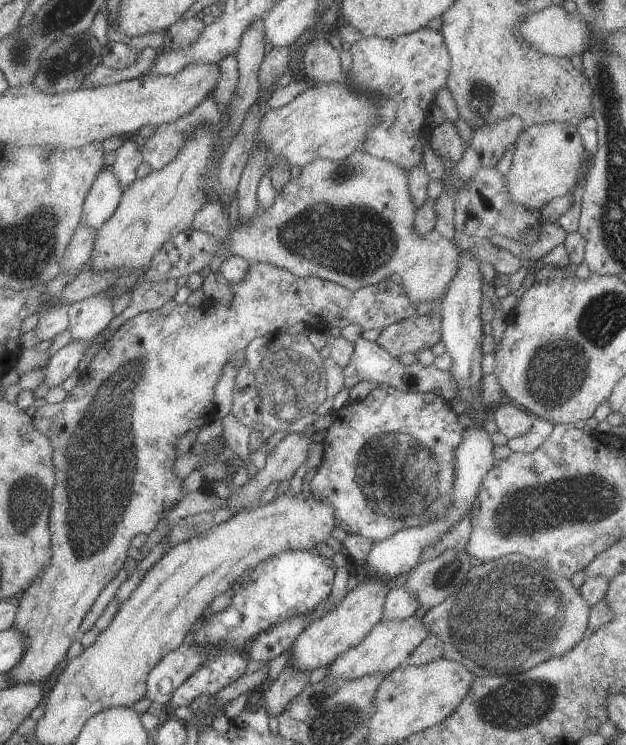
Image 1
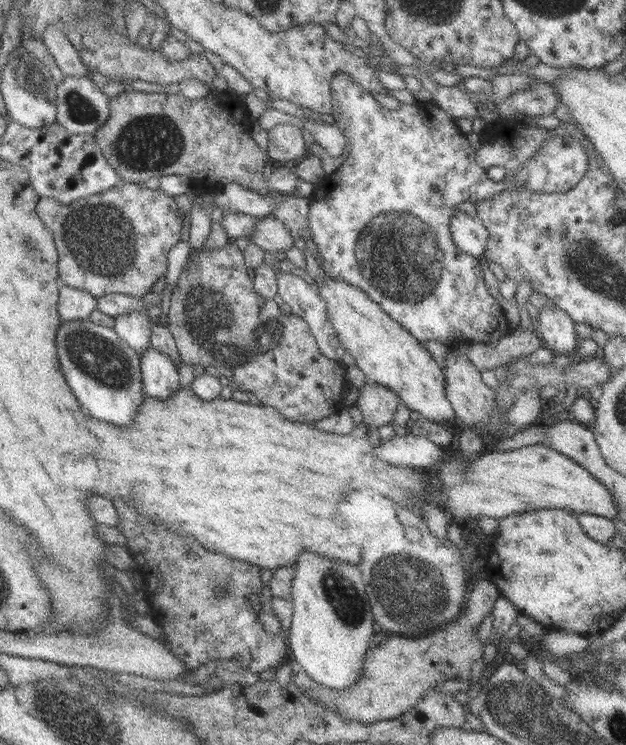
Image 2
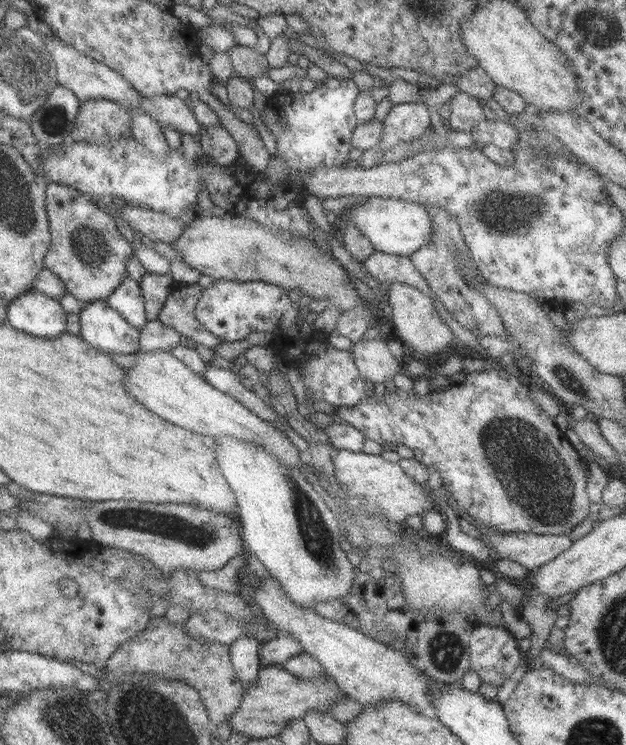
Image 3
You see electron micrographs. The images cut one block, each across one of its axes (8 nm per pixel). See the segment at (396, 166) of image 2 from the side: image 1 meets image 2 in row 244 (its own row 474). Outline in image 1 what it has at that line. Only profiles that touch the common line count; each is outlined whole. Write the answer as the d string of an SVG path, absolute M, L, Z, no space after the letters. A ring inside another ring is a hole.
M382 383L374 388L366 398L361 401L351 401L340 409L334 410L334 420L327 428L323 443L323 462L316 471L316 475L309 482L311 494L317 499L331 504L335 508L335 519L338 528L343 528L347 533L362 535L373 541L390 538L398 531L410 527L421 527L427 522L440 519L449 513L453 503L453 486L455 485L455 452L456 447L463 441L465 428L458 422L458 416L451 407L450 402L444 400L436 393L421 393L408 391L407 393Z

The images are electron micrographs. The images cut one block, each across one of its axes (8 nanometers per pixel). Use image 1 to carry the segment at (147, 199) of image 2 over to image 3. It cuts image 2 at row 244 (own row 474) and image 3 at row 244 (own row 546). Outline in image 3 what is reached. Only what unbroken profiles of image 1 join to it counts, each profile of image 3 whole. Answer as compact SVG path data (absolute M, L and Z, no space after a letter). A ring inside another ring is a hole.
M59 182L47 183L46 210L51 228L52 242L44 257L44 264L56 276L59 276L67 288L78 300L89 303L95 300L106 300L124 278L129 274L126 271L126 260L134 257L132 245L122 237L120 230L108 208L97 204L93 199L85 196L79 190L60 184Z

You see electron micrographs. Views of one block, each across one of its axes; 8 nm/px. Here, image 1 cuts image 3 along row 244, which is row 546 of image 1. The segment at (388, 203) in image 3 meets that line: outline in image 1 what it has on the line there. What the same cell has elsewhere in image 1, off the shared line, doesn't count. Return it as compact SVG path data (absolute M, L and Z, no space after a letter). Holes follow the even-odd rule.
M474 421L474 428L465 429L463 441L456 447L455 457L455 485L453 486L453 503L449 508L449 513L440 519L427 522L421 527L410 527L398 531L390 538L373 541L373 547L370 554L367 556L367 564L375 572L374 577L380 577L384 582L392 584L392 581L402 573L410 572L414 567L421 562L421 552L424 547L431 545L437 541L445 532L454 526L457 520L460 520L464 514L470 512L473 506L476 505L477 497L479 496L480 488L486 474L495 466L496 460L492 455L494 444L490 440L490 434L484 429L476 428L481 425Z

